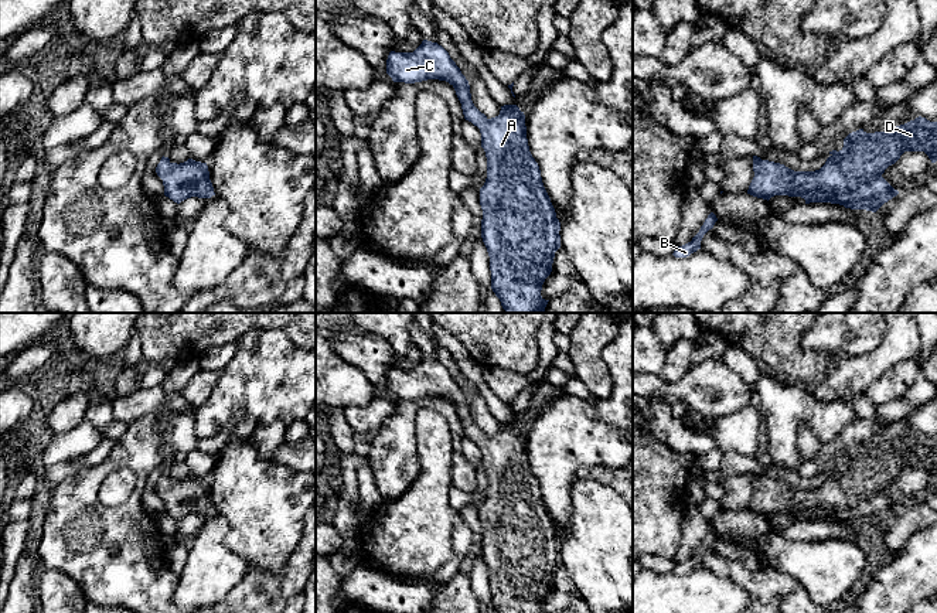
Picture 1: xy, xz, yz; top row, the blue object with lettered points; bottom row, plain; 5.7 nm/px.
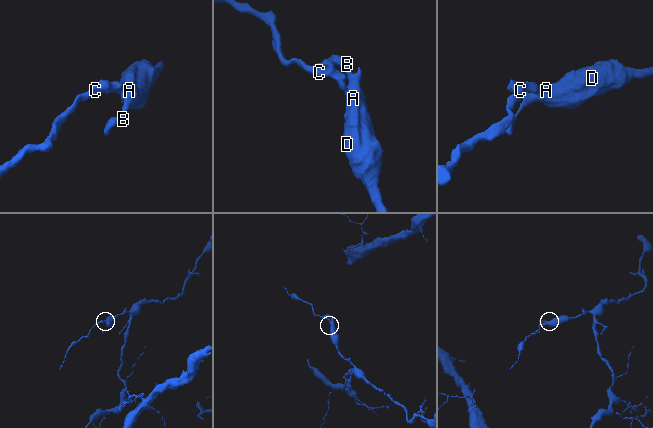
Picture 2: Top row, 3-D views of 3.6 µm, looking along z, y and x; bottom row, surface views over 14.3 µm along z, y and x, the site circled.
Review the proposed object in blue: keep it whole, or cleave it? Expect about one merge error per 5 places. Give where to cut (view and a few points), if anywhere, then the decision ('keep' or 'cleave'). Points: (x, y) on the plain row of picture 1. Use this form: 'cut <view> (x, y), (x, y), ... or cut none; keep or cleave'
cut none; keep

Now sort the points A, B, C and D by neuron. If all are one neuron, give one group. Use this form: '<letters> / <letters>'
A B C D

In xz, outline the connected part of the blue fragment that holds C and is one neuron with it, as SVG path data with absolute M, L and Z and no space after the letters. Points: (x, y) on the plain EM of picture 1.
M427 357L413 369L391 368L386 391L393 399L439 396L454 405L464 436L480 446L481 464L487 474L487 495L480 505L480 522L481 555L490 573L491 606L495 613L541 613L542 602L552 589L555 569L561 565L561 539L544 504L539 483L529 469L524 429L517 422L504 422L498 433L488 436L474 423L468 398L449 369Z

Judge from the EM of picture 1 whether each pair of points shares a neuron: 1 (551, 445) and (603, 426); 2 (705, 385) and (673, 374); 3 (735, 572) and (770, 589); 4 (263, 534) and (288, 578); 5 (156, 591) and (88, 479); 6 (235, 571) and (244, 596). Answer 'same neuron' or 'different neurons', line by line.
1: same neuron
2: different neurons
3: same neuron
4: different neurons
5: same neuron
6: different neurons

